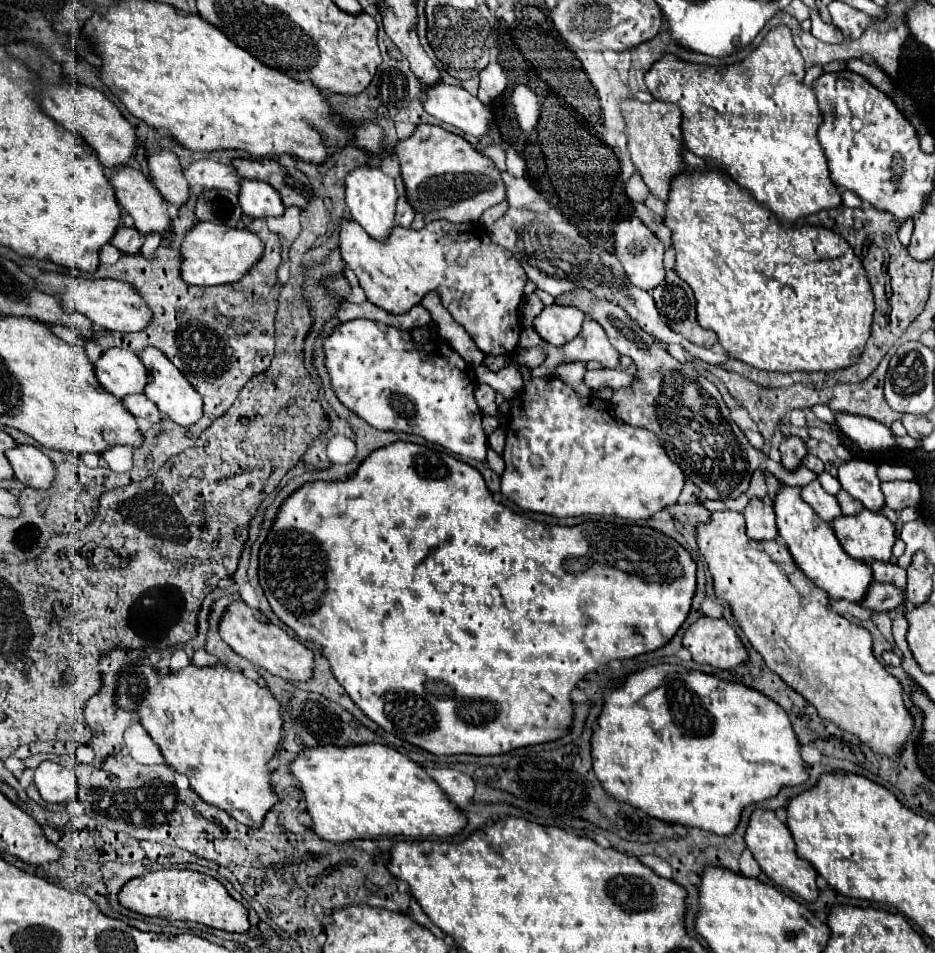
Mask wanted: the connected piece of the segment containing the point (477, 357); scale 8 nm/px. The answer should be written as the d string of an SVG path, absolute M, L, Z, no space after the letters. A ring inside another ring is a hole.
M427 292L427 296L421 302L433 316L433 320L439 326L439 336L453 348L459 352L459 356L473 368L477 368L485 354L481 350L475 350L475 344L471 344L469 334L453 320L453 316L445 310L445 306L441 306L441 296L437 292Z

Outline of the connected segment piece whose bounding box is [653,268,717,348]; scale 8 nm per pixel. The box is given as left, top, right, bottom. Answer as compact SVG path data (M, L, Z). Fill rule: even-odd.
M667 268L667 278L663 286L655 288L653 298L663 322L667 322L671 330L697 346L711 348L717 342L715 332L707 332L697 324L693 290L687 282L683 282L683 278L679 278L675 268Z

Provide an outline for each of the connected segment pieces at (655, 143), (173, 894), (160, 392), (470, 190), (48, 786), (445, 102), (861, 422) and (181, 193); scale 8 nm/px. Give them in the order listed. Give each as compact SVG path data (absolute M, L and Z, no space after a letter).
M623 100L621 112L627 122L627 149L631 162L637 166L649 192L663 204L667 204L671 182L687 170L687 164L683 162L685 142L681 132L681 110L679 106L665 102L641 104L637 100Z
M191 870L149 872L127 882L119 890L117 898L121 906L143 916L159 916L165 920L189 920L189 922L199 922L225 932L249 930L247 910L227 894L221 882L201 872L191 872Z
M147 346L145 350L141 350L139 358L141 358L143 366L149 372L149 382L145 386L145 396L149 400L153 400L157 404L157 408L167 418L171 418L173 422L177 422L179 426L195 424L201 418L201 414L203 414L203 400L195 392L195 388L185 380L185 376L175 368L175 364L167 356L163 356L163 352L159 348L155 348L155 346Z
M419 124L409 138L393 146L393 154L399 160L399 176L405 186L407 202L429 222L477 222L487 208L505 198L505 184L493 162L461 136L439 126Z
M41 762L33 778L41 798L49 804L65 804L77 796L77 776L63 764Z
M439 82L427 88L427 102L423 104L423 108L437 120L453 124L465 134L475 136L477 140L489 134L493 128L491 108L459 86Z
M835 412L835 426L863 452L887 452L897 446L893 432L887 426L875 422L873 418Z
M169 150L153 152L147 156L147 166L161 196L171 200L175 206L181 206L189 196L189 184L183 176L177 154Z

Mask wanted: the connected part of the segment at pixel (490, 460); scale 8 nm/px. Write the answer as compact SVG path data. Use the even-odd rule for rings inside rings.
M488 447L487 450L486 462L489 465L489 467L498 475L501 475L503 473L503 470L505 469L504 460L490 447Z

